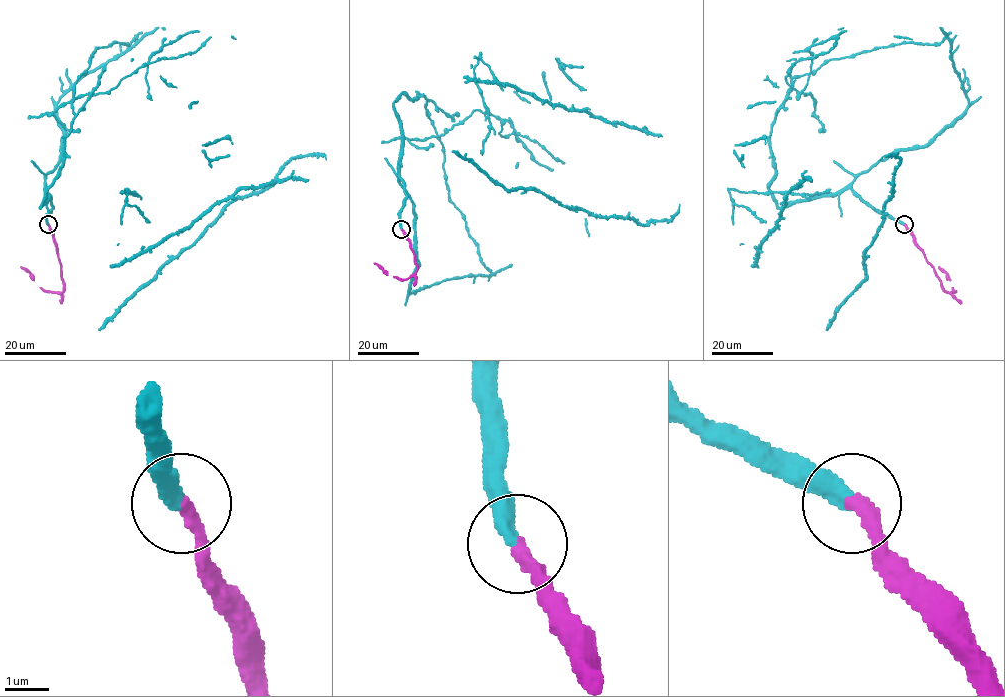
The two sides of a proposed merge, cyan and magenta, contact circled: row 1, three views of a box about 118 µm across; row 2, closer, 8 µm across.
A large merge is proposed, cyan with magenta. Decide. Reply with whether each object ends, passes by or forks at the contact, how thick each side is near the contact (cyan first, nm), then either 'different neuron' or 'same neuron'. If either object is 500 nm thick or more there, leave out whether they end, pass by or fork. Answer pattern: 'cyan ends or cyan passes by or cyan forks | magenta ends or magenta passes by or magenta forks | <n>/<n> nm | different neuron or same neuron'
cyan ends | magenta ends | 400/360 nm | same neuron

